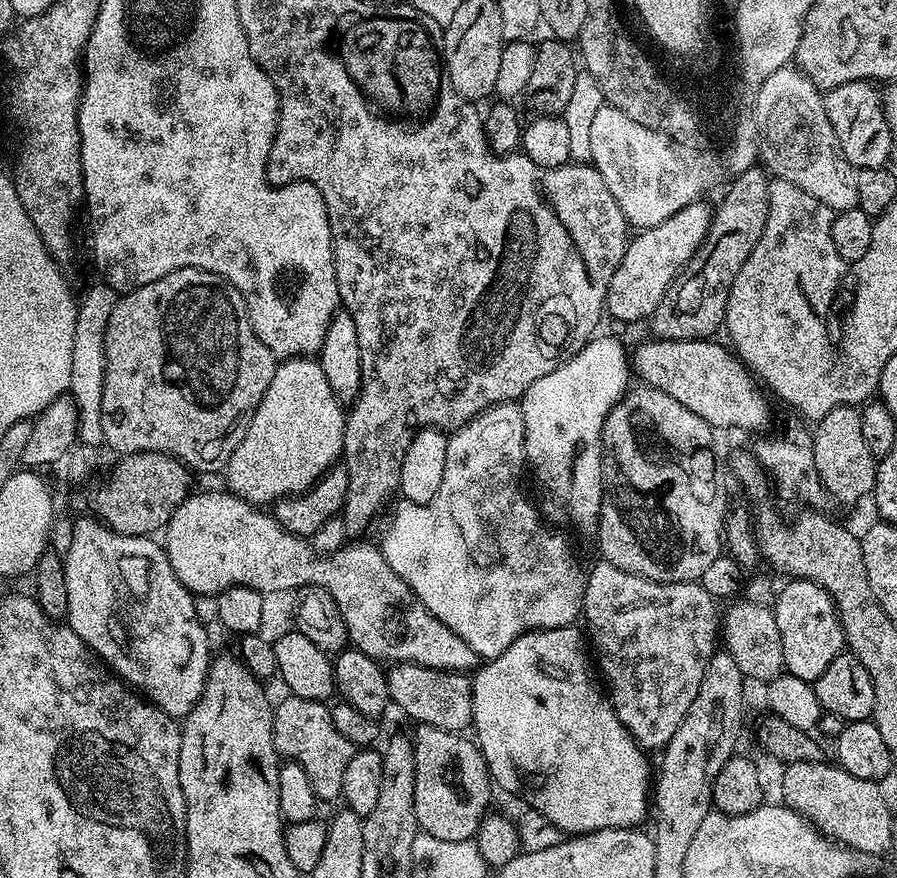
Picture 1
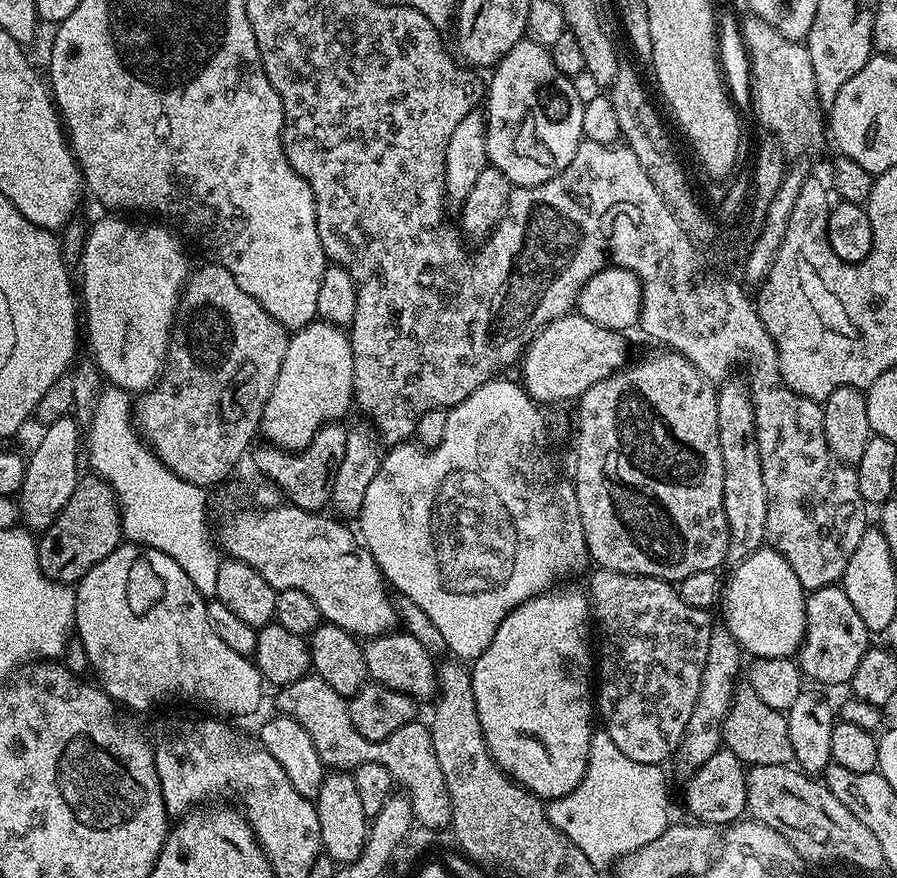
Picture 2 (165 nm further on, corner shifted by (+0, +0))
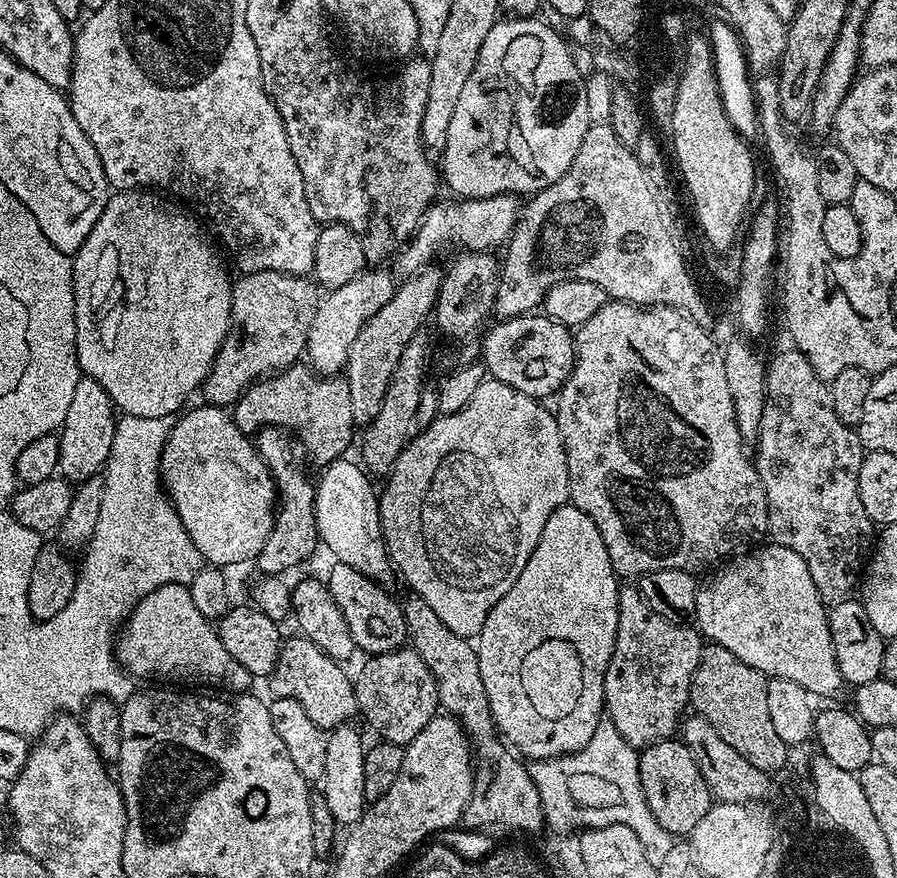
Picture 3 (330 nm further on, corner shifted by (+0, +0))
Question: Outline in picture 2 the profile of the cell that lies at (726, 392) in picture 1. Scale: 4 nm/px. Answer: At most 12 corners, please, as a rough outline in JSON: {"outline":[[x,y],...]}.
{"outline":[[569,314],[524,349],[540,406],[580,395],[629,363],[625,333]]}

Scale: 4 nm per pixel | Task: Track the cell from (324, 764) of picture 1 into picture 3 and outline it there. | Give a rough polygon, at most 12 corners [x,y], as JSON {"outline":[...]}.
{"outline":[[306,636],[280,646],[273,697],[294,698],[314,726],[357,715],[341,665]]}

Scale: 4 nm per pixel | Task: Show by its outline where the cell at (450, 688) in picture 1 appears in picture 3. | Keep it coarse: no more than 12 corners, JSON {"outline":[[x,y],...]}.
{"outline":[[337,562],[326,583],[368,656],[405,647],[401,601]]}

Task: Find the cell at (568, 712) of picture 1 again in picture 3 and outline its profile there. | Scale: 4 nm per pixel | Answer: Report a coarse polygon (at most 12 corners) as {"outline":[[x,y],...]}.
{"outline":[[563,504],[490,610],[480,673],[529,761],[604,710],[621,581]]}

